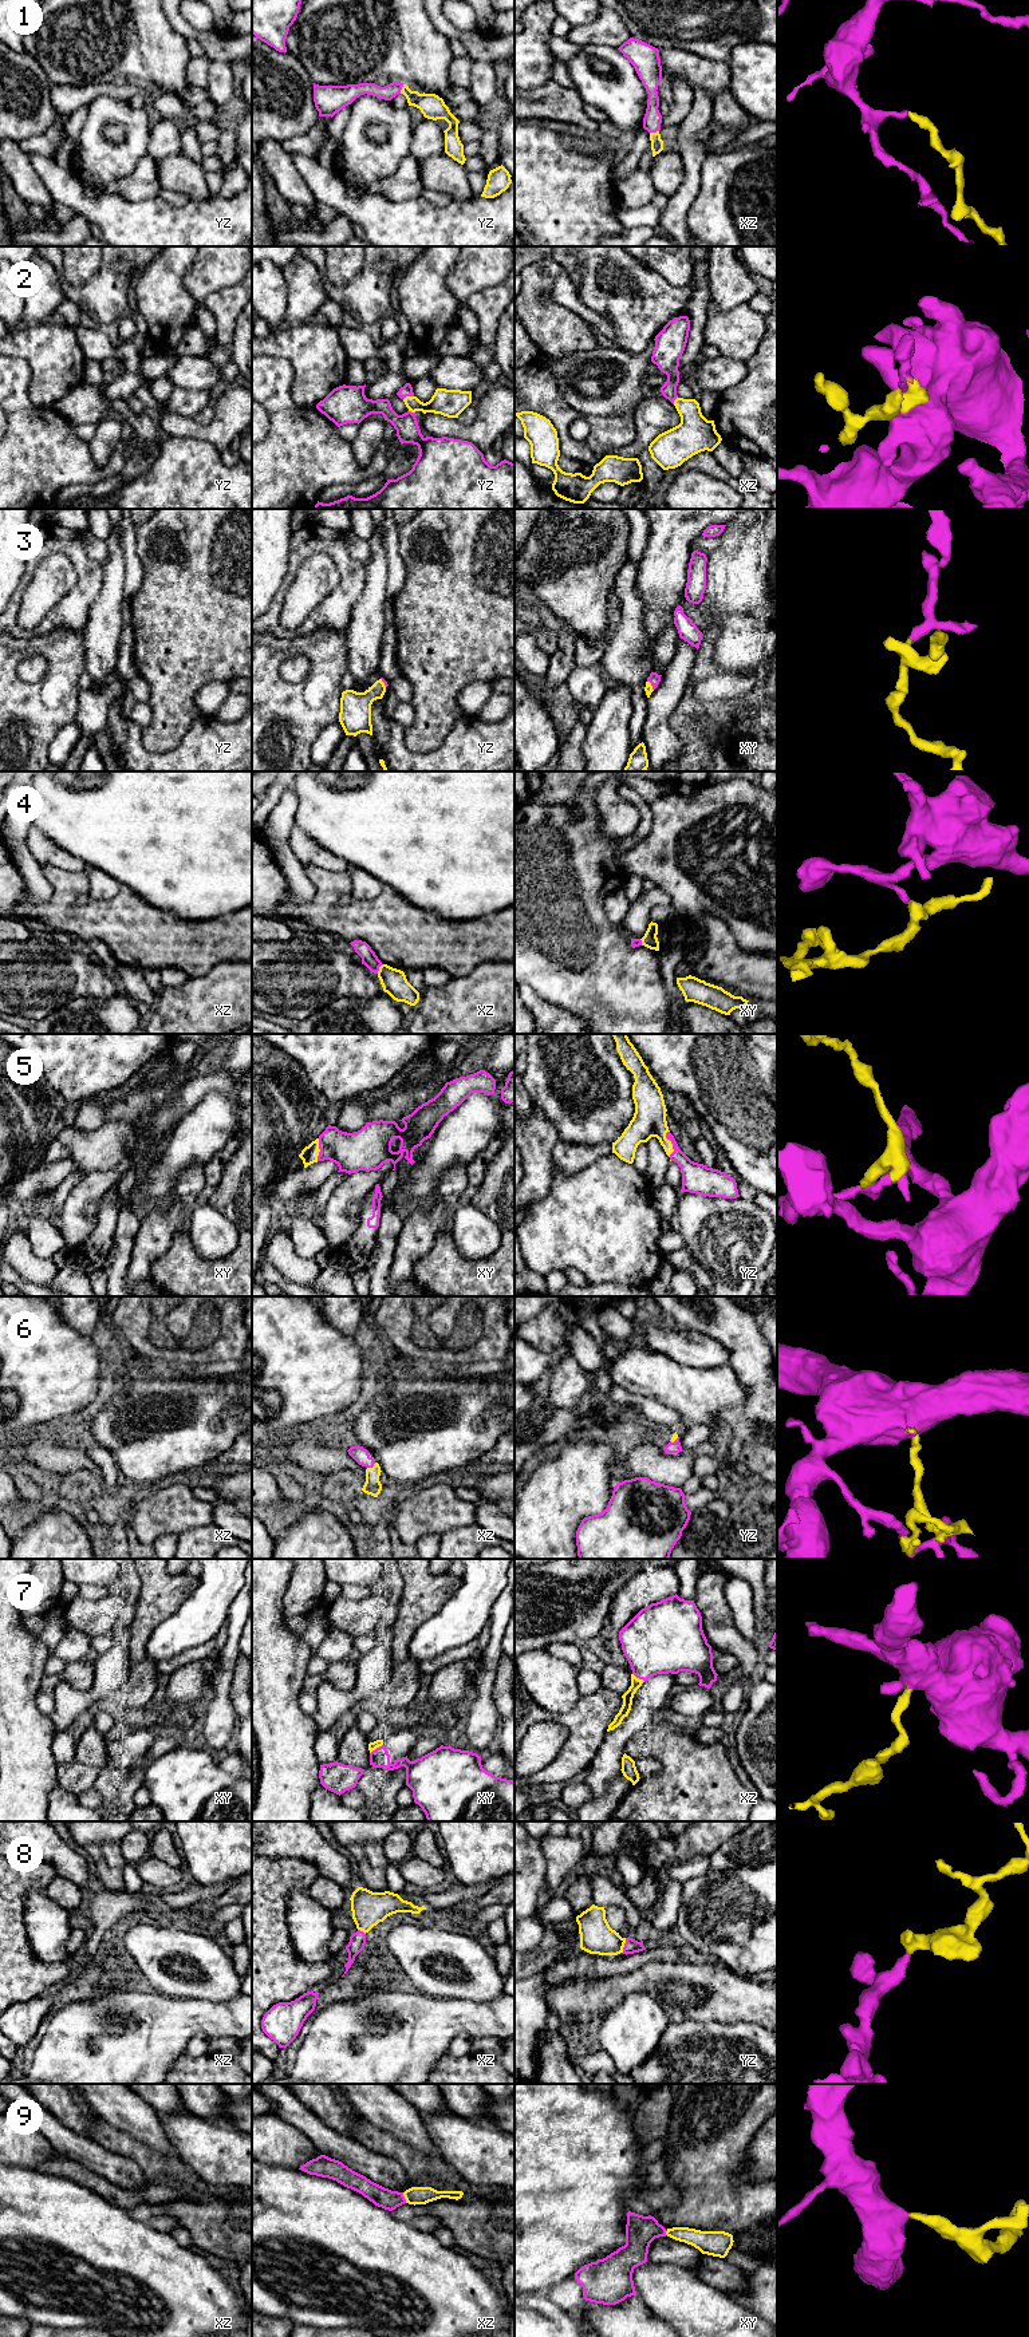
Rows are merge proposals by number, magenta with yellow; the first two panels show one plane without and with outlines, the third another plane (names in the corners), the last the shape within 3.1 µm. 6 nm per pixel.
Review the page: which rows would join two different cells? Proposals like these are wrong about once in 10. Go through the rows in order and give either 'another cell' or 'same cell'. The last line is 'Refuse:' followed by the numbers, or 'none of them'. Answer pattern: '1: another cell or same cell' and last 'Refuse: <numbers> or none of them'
1: same cell
2: same cell
3: same cell
4: another cell
5: same cell
6: same cell
7: same cell
8: same cell
9: same cell
Refuse: 4

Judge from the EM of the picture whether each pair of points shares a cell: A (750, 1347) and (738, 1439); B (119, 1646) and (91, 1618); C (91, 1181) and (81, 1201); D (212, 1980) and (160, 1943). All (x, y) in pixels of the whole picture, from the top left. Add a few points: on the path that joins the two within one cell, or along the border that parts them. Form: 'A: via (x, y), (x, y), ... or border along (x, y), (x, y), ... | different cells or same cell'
A: via (755, 1370), (756, 1413), (753, 1416) | same cell
B: border along (122, 1602), (122, 1610), (110, 1631) | different cells
C: via (91, 1187), (82, 1196) | same cell
D: via (200, 1965), (194, 1957), (185, 1957), (174, 1951) | same cell

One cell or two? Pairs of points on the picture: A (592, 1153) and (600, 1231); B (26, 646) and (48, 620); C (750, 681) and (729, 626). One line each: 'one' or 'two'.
A: two
B: two
C: two

